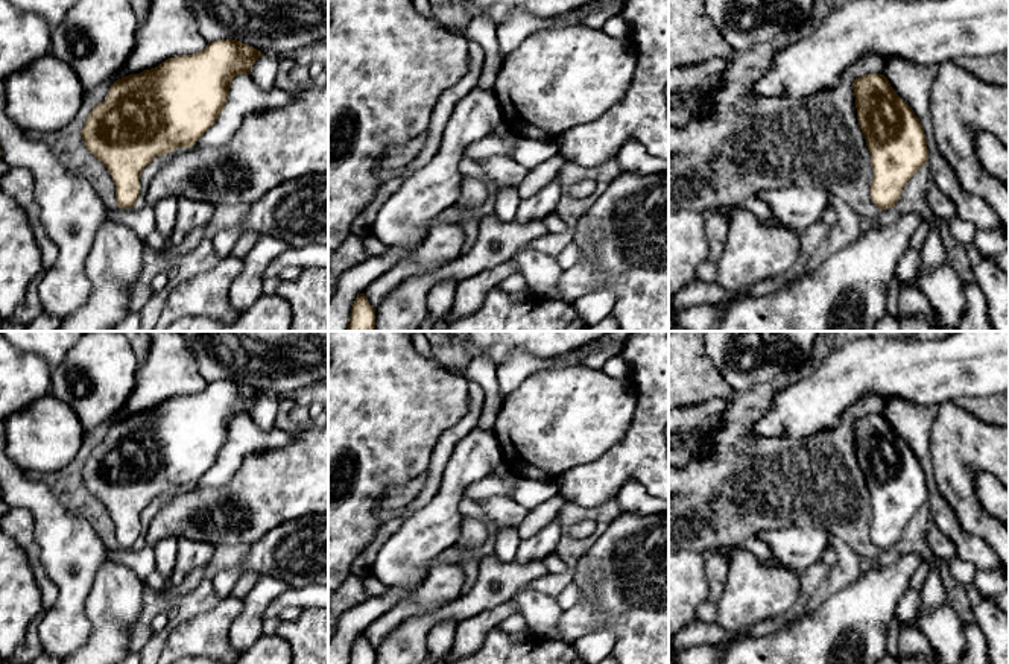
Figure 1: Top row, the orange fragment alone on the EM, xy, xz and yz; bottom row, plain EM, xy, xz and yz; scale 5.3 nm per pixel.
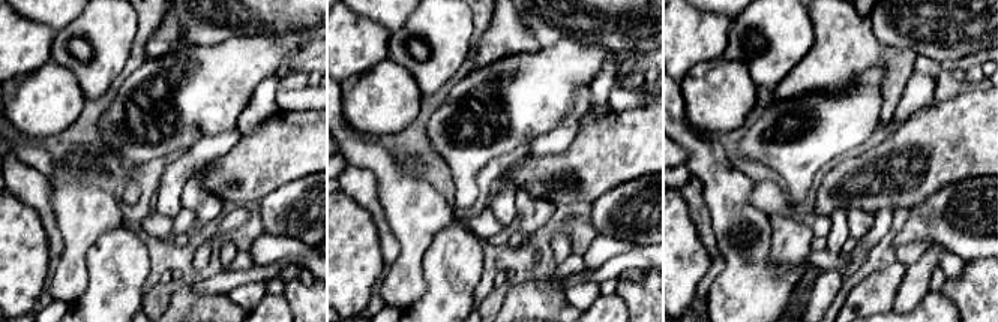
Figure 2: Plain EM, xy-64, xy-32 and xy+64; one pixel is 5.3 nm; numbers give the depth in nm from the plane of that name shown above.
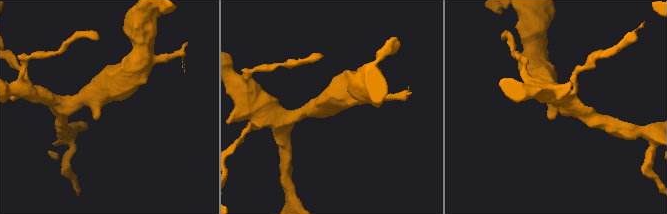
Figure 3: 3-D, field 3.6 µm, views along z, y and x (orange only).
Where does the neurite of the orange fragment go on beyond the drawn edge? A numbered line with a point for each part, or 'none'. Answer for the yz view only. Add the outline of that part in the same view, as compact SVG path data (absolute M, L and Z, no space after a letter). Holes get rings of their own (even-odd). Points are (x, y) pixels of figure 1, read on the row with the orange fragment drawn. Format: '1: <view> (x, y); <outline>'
none

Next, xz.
none

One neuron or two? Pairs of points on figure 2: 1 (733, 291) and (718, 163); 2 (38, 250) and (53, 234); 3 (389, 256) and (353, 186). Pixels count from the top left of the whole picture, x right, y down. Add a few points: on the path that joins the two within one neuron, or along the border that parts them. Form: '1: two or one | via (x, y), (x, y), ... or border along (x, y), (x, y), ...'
1: one | via (733, 259), (733, 214), (727, 195)
2: two | border along (32, 207), (44, 229), (50, 258)
3: one | via (386, 238), (375, 208), (371, 204)

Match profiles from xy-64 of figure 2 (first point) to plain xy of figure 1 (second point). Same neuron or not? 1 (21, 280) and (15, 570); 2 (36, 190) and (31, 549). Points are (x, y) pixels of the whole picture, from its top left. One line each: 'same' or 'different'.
1: same
2: same

